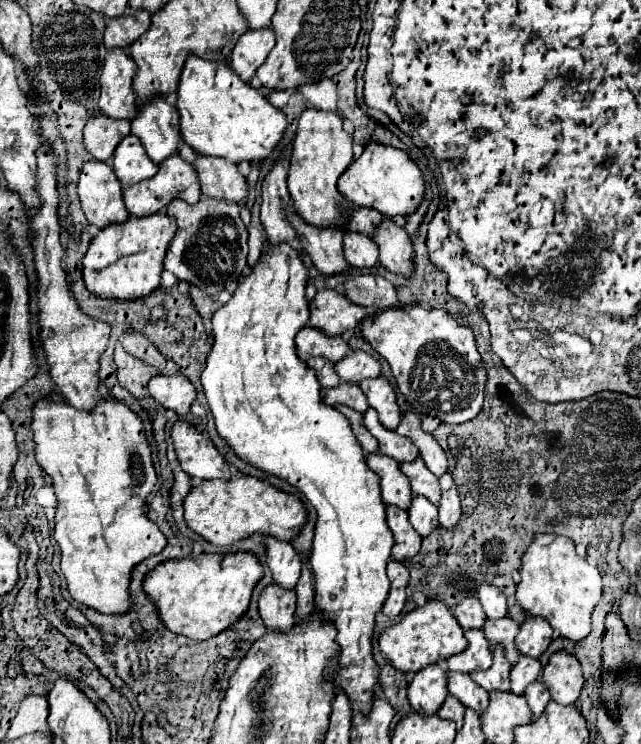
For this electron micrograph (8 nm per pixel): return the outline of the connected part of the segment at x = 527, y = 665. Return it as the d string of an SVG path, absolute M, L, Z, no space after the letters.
M521 656L519 662L517 662L517 666L511 670L511 692L523 696L525 694L525 688L533 680L537 680L539 674L541 674L539 660L529 658L529 656Z

